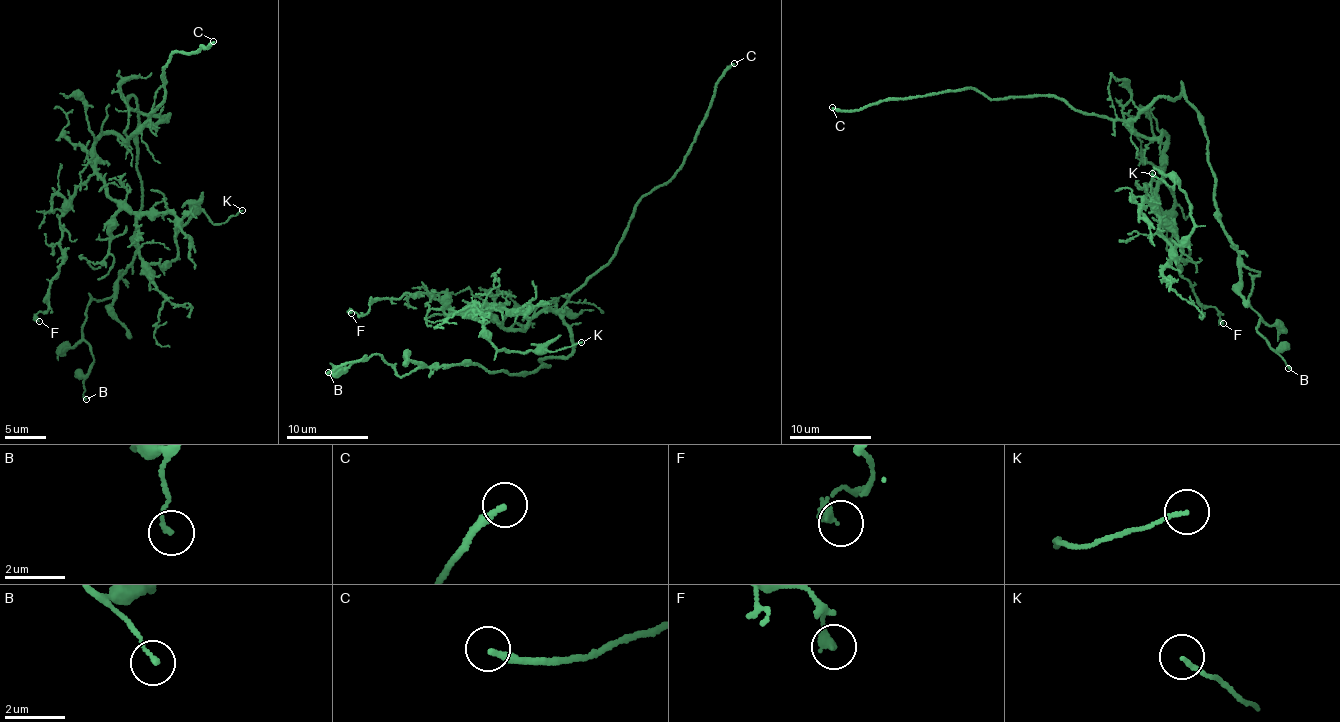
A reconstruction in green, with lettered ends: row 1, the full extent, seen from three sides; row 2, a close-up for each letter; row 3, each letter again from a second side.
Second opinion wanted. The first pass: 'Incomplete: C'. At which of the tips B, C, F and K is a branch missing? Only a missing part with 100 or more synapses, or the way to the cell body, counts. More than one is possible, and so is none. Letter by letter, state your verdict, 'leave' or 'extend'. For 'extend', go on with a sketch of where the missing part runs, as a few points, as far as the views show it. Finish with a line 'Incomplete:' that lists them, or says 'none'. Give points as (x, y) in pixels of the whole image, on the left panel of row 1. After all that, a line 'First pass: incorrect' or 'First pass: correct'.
B: leave
C: extend
F: leave
K: leave
Incomplete: C
First pass: correct

